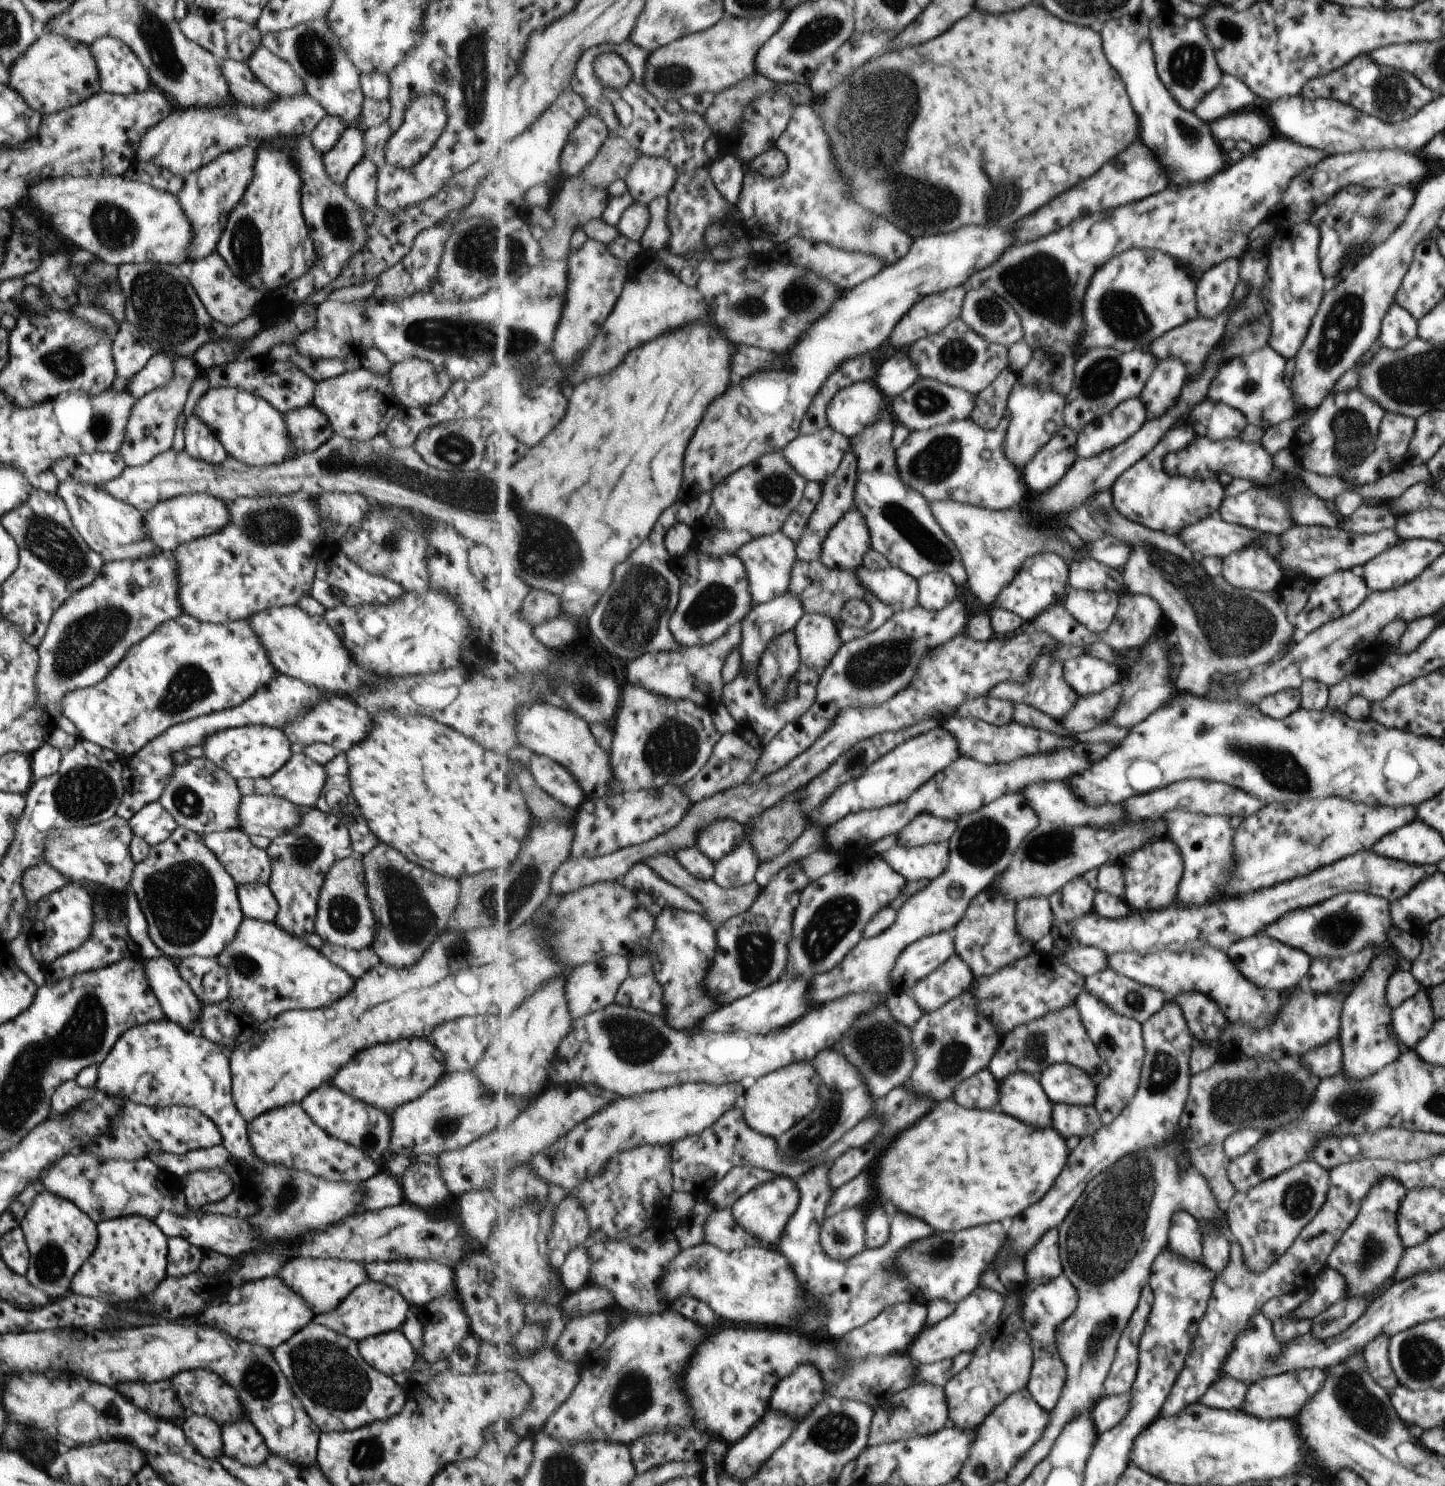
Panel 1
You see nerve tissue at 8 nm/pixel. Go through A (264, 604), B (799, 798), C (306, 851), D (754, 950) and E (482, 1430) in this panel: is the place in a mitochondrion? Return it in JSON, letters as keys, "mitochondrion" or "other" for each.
{"A":"other","B":"other","C":"mitochondrion","D":"mitochondrion","E":"other"}

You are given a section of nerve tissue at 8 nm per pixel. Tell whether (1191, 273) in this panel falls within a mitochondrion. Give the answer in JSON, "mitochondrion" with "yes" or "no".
{"mitochondrion":"no"}

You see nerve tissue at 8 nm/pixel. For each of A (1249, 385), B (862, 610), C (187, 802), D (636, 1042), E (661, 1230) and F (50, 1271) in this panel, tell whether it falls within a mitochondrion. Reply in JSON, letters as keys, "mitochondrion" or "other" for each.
{"A":"mitochondrion","B":"other","C":"mitochondrion","D":"mitochondrion","E":"other","F":"mitochondrion"}

